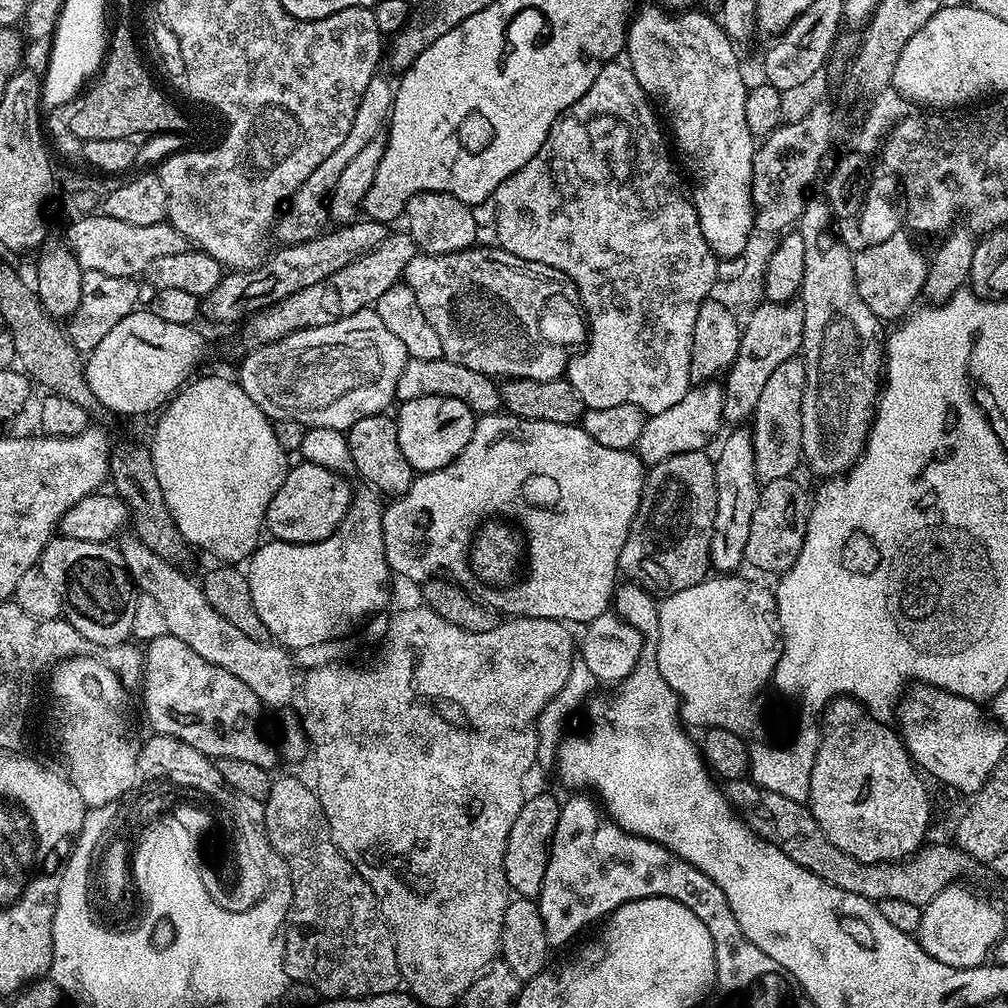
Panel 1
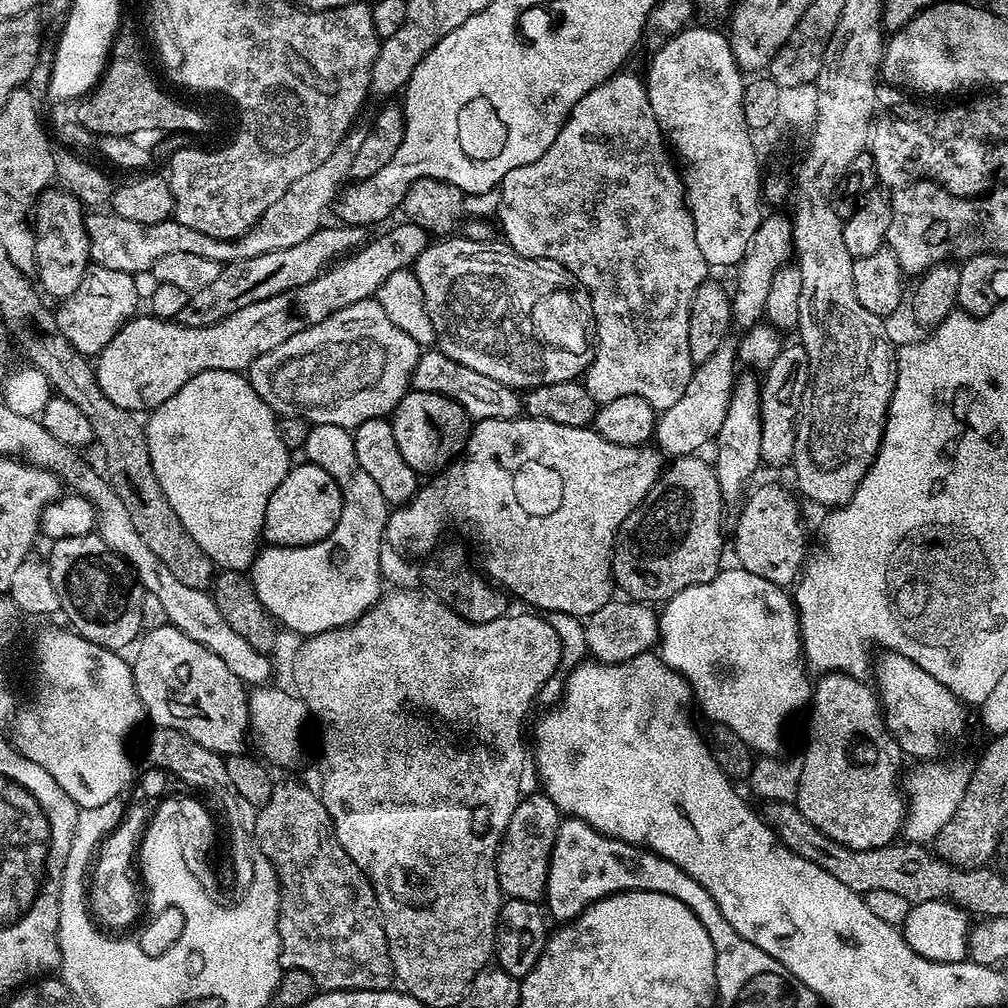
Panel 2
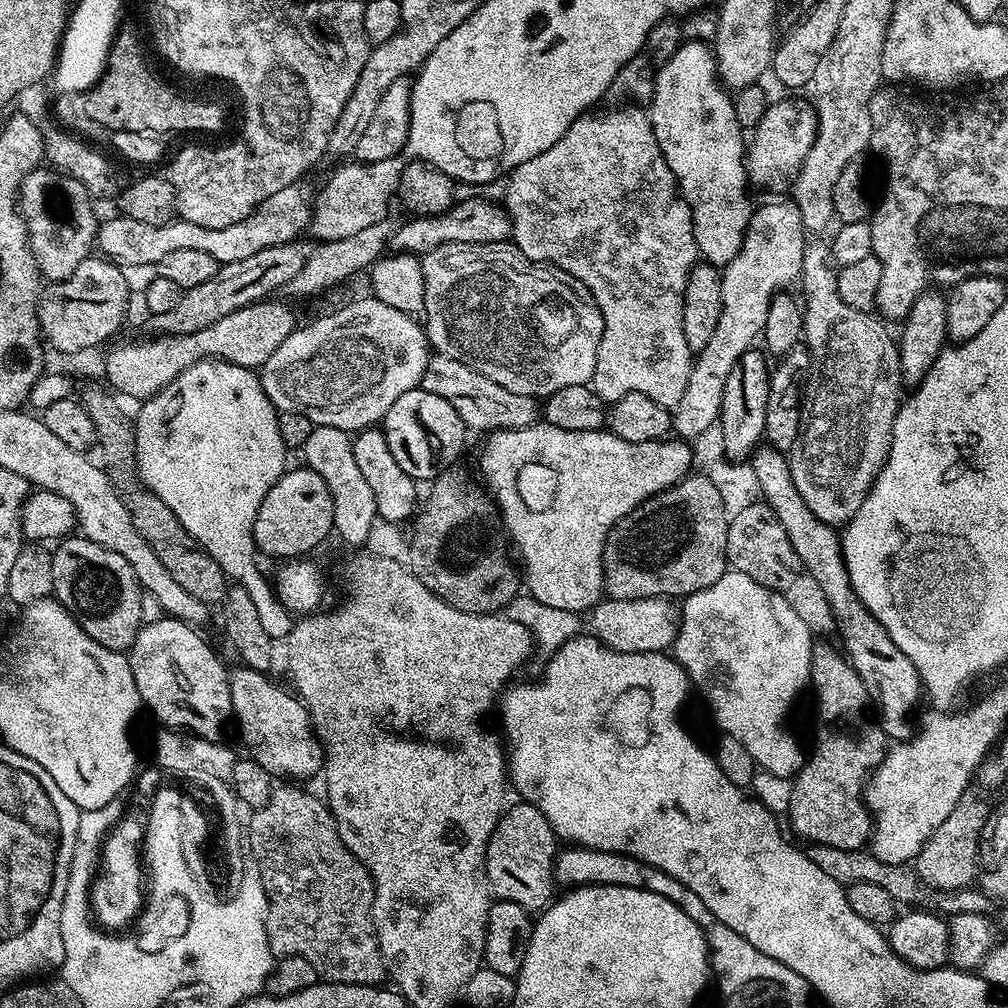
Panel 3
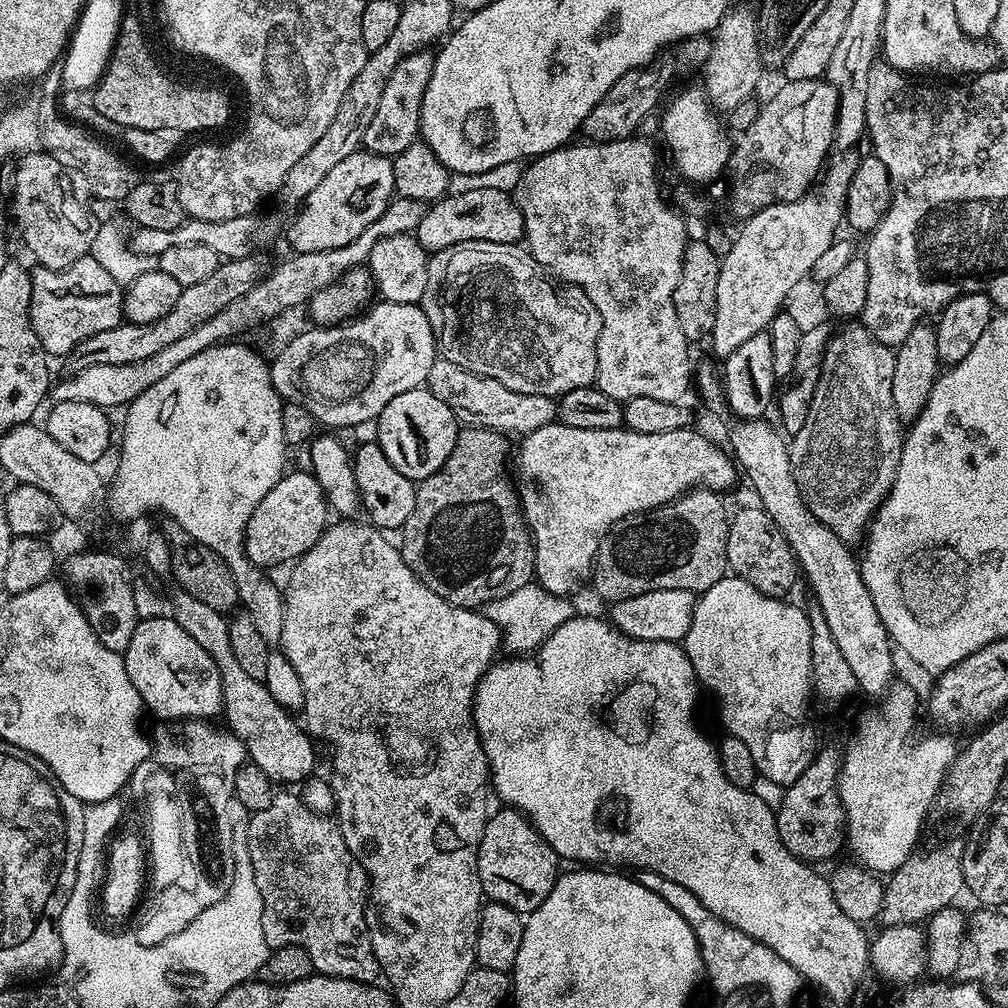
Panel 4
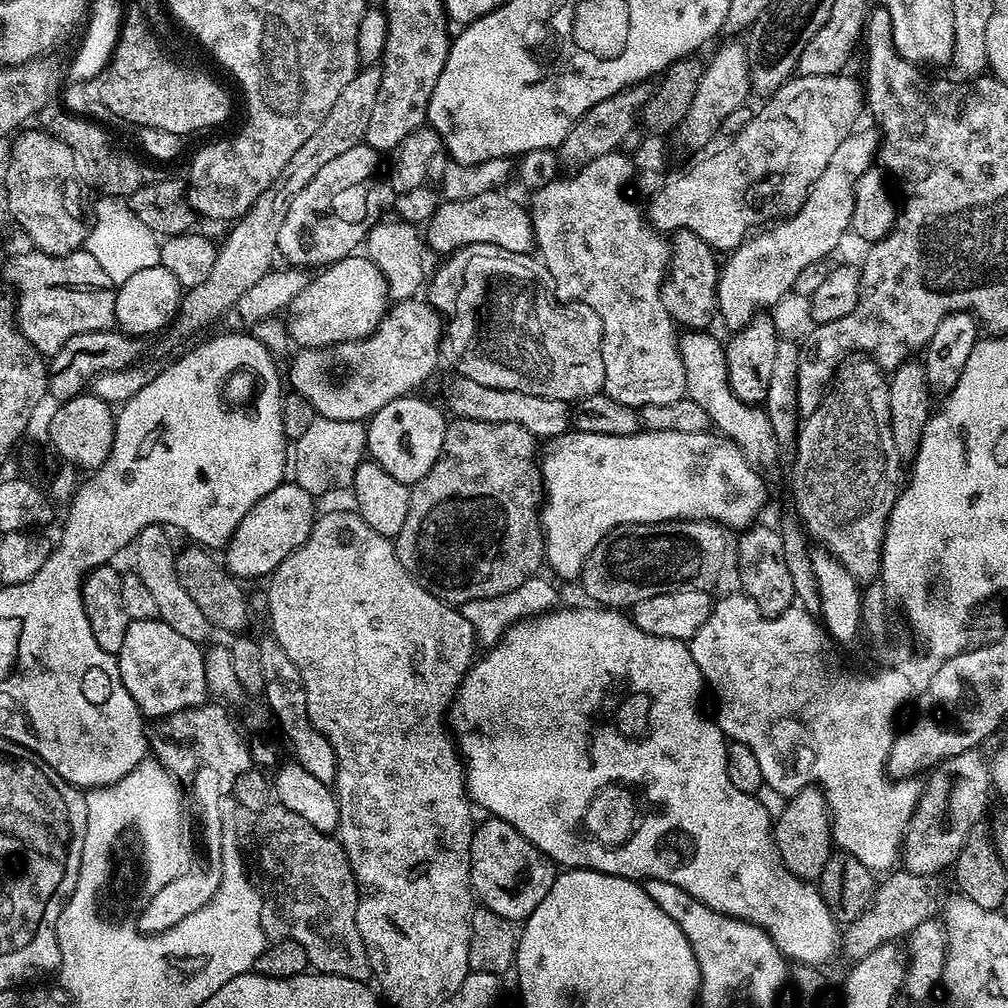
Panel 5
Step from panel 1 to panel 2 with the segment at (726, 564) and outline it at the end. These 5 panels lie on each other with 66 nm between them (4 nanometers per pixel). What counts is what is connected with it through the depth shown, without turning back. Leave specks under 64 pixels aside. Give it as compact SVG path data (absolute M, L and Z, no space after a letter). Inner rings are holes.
M744 370L739 373L732 387L730 394L730 406L726 410L726 422L722 422L722 430L718 430L714 441L714 449L716 448L716 460L714 459L714 467L716 469L716 477L718 478L718 486L722 490L725 501L732 502L745 495L744 483L751 478L756 472L756 467L761 467L762 461L762 422L760 421L760 385L757 373L752 370Z

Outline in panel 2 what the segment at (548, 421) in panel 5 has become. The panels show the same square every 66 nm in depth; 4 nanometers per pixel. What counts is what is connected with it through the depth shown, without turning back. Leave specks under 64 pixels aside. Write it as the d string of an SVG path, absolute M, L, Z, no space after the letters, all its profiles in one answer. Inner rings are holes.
M439 350L421 351L412 371L411 387L418 392L438 394L458 402L458 406L462 406L464 413L473 421L490 418L515 420L522 412L522 396L517 389L508 388L502 382L494 382L494 378L486 378L486 374L470 370L470 366L462 366L462 362L454 362L454 358Z

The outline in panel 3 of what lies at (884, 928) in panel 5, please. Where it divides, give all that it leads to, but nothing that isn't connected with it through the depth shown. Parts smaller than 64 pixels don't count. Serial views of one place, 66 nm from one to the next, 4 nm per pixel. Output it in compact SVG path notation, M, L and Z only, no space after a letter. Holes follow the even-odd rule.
M969 790L964 793L954 810L950 810L948 817L942 821L942 826L930 834L930 838L923 844L922 850L914 861L914 870L921 883L935 891L956 891L969 887L978 874L980 831L984 825L984 817L990 808L986 806Z

